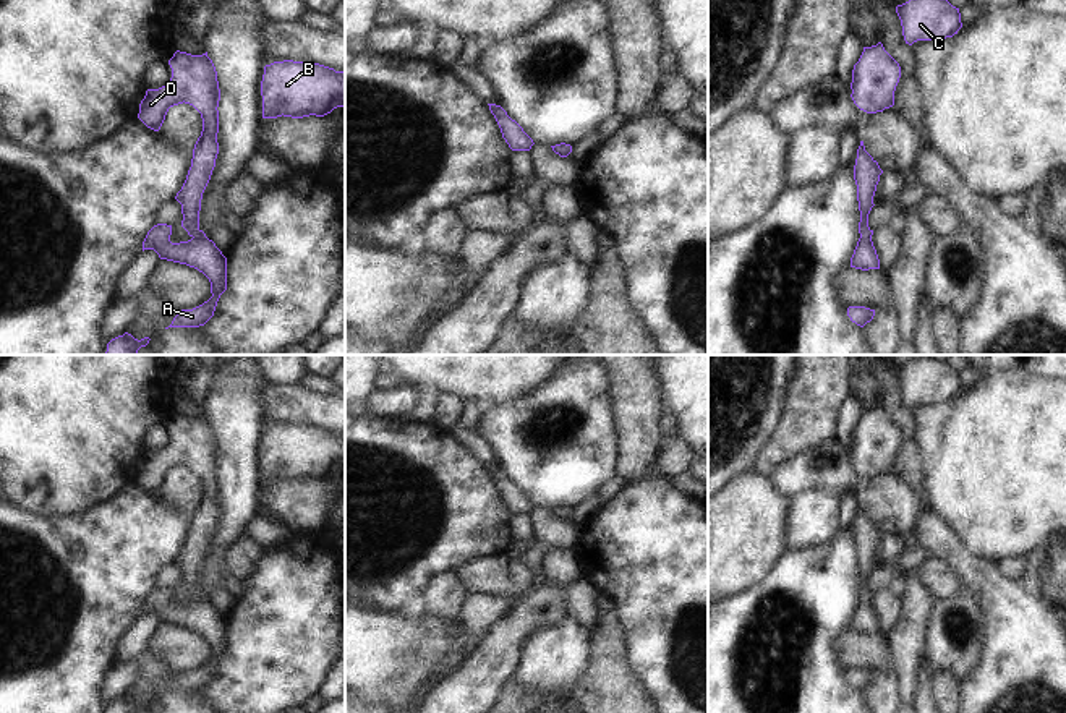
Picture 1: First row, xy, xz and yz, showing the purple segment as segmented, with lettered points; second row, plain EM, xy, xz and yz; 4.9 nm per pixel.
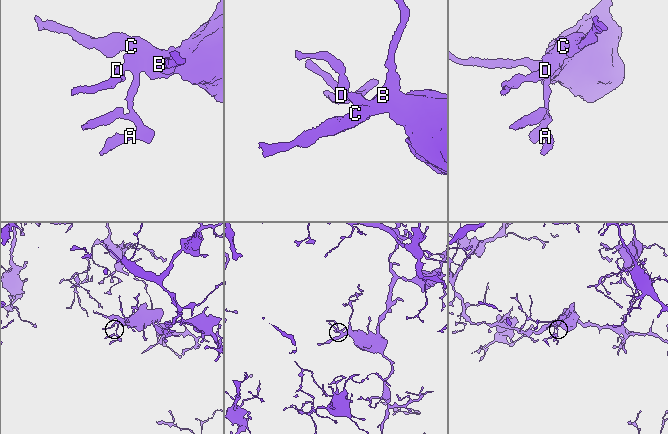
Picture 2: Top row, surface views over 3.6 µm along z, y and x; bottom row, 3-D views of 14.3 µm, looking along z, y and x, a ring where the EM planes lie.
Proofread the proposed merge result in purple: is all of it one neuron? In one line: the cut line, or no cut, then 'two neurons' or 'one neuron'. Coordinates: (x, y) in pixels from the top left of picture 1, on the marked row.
cut none; one neuron

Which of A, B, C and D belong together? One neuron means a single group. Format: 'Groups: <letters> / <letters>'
Groups: A B C D

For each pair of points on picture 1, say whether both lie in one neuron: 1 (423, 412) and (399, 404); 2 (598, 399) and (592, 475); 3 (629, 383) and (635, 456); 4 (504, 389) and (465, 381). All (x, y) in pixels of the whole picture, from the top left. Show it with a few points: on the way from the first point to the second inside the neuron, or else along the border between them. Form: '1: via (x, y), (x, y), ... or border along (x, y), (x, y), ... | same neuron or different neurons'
1: border along (423, 389), (410, 414) | different neurons
2: via (592, 418), (592, 456) | same neuron
3: via (635, 401), (635, 438) | same neuron
4: via (494, 381), (475, 381) | same neuron

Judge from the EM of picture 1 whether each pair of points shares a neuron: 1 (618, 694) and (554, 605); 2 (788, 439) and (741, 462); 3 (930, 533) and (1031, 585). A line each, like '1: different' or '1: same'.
1: different
2: different
3: different

